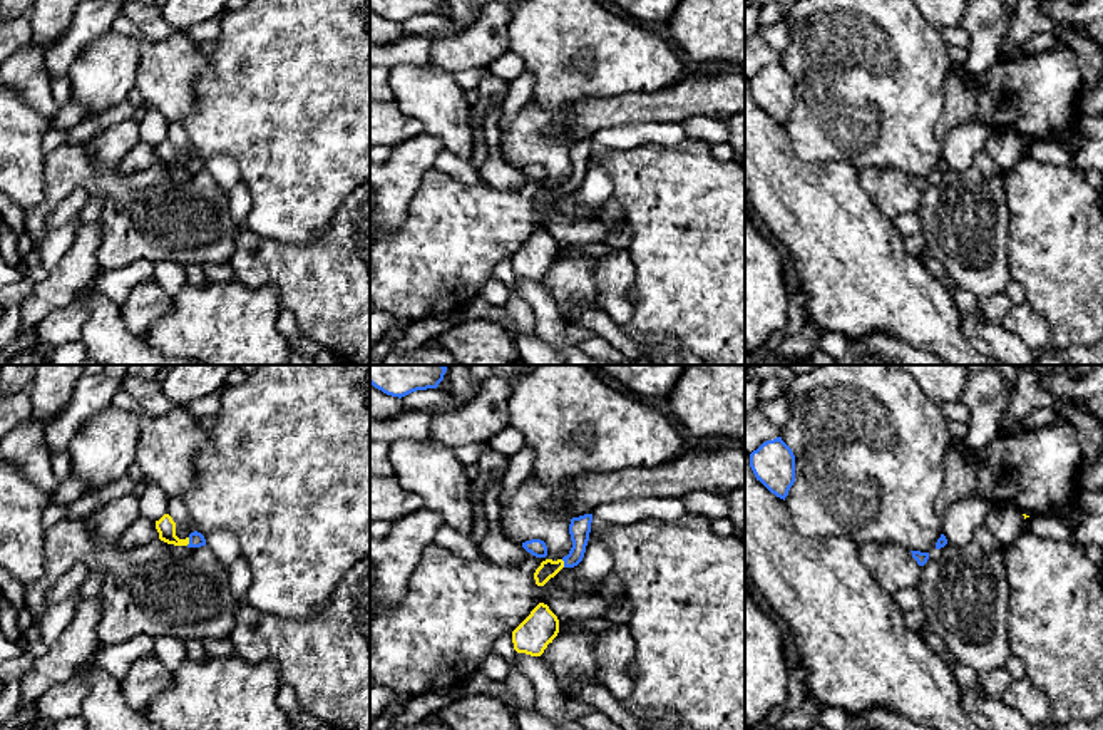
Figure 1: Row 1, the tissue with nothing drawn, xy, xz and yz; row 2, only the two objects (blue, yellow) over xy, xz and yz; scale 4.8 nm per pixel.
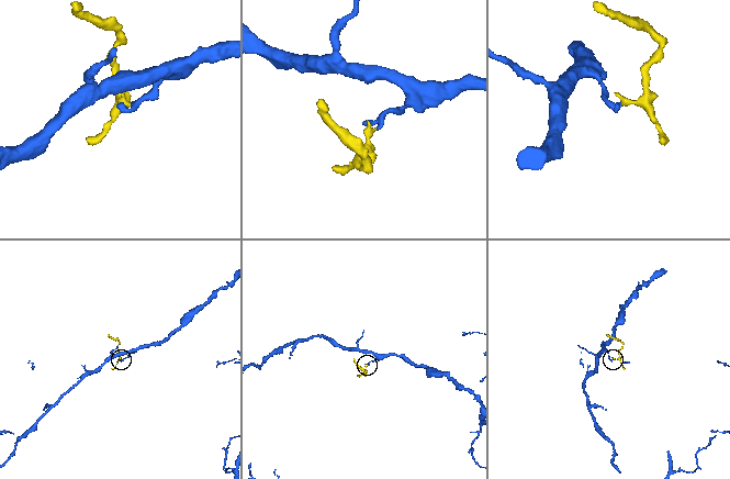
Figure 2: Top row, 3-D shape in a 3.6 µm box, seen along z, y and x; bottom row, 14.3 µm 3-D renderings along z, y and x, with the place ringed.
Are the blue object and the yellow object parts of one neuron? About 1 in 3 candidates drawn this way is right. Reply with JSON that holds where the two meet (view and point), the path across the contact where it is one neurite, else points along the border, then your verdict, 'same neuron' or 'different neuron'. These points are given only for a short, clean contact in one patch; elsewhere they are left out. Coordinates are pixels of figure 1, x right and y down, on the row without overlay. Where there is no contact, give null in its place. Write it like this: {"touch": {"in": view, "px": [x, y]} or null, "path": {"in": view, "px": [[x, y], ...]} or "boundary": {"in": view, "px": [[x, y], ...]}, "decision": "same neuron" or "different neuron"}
{"touch": {"in": "xy", "px": [189, 166]}, "path": {"in": "xy", "px": [[196, 164], [189, 166], [178, 166], [166, 153]]}, "decision": "same neuron"}

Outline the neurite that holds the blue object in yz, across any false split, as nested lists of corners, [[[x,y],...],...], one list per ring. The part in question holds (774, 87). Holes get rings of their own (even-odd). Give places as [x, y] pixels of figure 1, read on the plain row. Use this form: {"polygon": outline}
{"polygon": [[[782,62],[767,65],[753,75],[750,79],[750,92],[757,105],[785,126],[795,107],[795,80]]]}

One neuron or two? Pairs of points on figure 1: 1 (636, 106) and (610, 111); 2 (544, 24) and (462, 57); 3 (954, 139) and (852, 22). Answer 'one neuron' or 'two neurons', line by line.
1: one neuron
2: two neurons
3: two neurons

